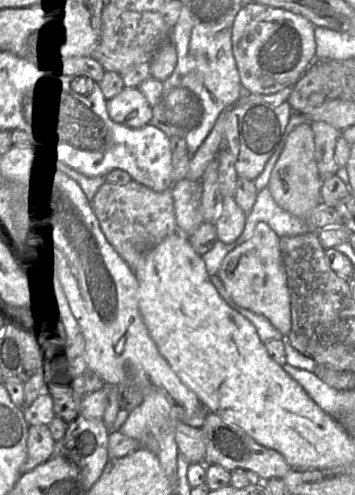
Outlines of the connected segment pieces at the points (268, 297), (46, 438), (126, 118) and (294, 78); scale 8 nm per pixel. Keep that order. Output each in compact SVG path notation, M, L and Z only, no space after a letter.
M259 222L253 236L225 256L217 275L238 306L265 316L283 336L288 336L291 302L280 237L265 222Z
M30 425L27 437L27 456L20 468L20 476L47 461L52 456L54 443L47 425Z
M138 88L124 90L108 101L110 118L125 127L139 129L150 124L152 107Z
M259 3L245 4L232 28L232 51L245 92L274 94L292 87L316 59L315 26L305 17Z

